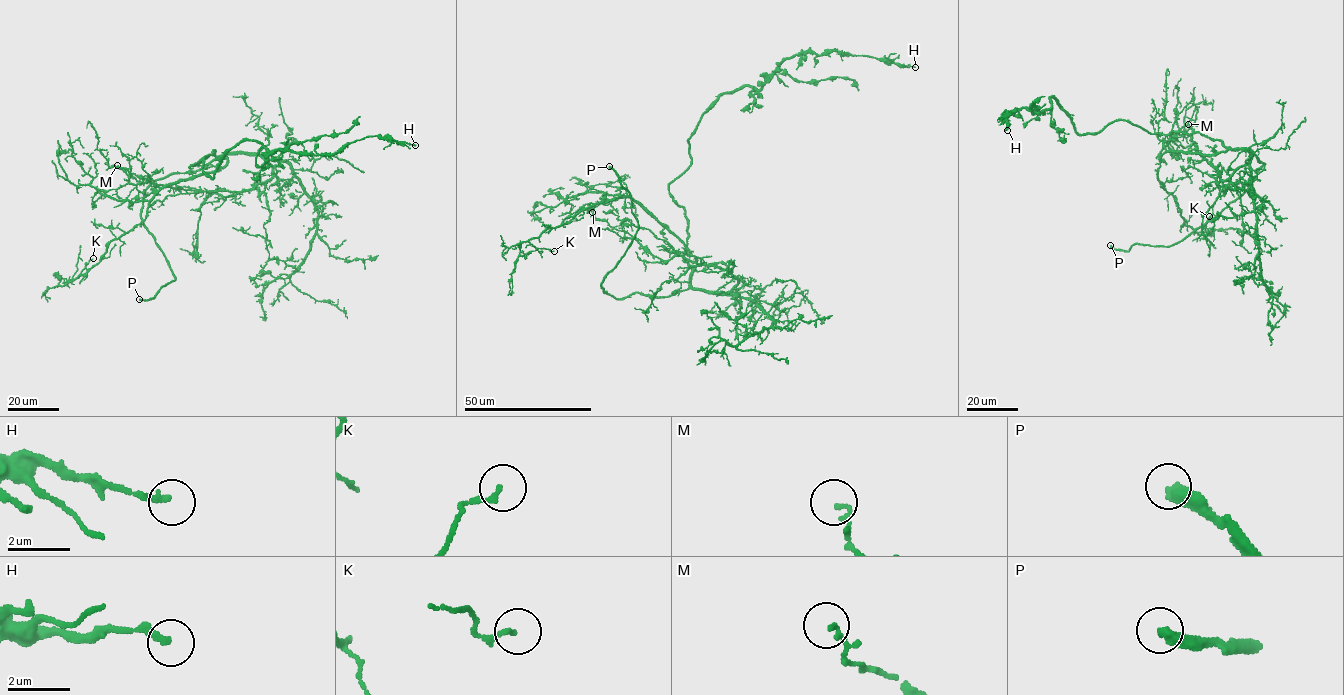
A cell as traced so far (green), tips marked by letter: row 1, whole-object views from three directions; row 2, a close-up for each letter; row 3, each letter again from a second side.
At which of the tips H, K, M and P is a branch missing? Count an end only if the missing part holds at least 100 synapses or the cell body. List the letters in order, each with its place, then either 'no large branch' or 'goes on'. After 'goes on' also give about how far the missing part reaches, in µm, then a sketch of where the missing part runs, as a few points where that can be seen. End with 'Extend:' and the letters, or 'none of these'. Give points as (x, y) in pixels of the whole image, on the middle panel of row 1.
H: place (915, 67); no large branch
K: place (554, 251); no large branch
M: place (592, 212); no large branch
P: place (609, 166); goes on; missing 15 µm; course (609, 166), (591, 162), (586, 156)
Extend: P

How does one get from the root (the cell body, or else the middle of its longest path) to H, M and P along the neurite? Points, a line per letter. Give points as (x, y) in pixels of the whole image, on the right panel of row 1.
H: (1174, 132), (1115, 120), (1080, 134), (1051, 97), (1048, 109), (1001, 119), (1005, 110), (1007, 130)
M: (1174, 132), (1247, 149), (1249, 159), (1216, 183), (1219, 172), (1198, 153), (1188, 124)
P: (1174, 132), (1252, 150), (1265, 164), (1181, 241), (1110, 245)

